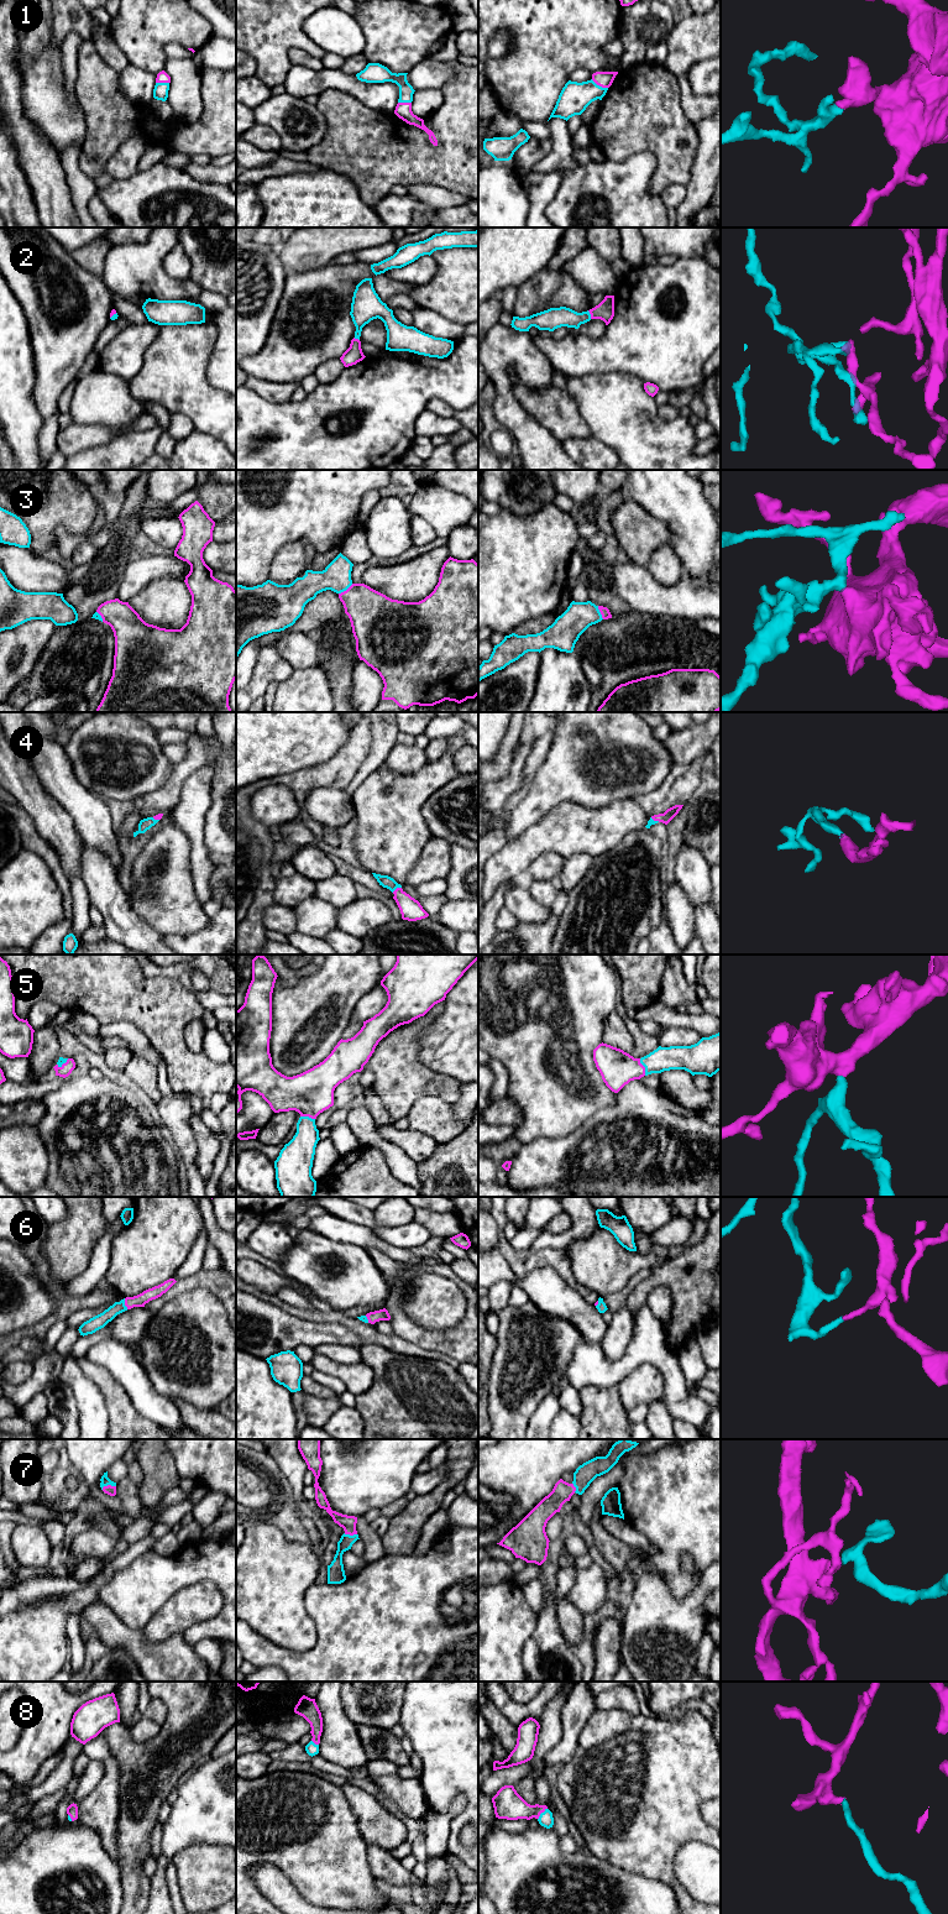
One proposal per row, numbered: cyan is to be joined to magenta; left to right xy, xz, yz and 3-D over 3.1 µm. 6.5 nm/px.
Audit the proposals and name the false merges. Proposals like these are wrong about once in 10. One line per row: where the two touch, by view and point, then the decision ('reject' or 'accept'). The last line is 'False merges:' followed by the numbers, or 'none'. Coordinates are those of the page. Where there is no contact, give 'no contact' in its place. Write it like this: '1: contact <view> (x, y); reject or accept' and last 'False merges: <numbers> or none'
1: contact yz (600, 85); accept
2: contact yz (590, 313); accept
3: contact xz (346, 590); accept
4: contact xz (397, 888); accept
5: contact yz (644, 1067); accept
6: contact xy (125, 1303); accept
7: contact xy (108, 1485); accept
8: contact yz (540, 1813); accept
False merges: none

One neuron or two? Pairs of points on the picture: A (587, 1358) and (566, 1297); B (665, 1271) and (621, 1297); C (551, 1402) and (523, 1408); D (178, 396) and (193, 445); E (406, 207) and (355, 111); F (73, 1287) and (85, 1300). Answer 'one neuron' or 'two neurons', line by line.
A: two neurons
B: two neurons
C: two neurons
D: two neurons
E: two neurons
F: two neurons

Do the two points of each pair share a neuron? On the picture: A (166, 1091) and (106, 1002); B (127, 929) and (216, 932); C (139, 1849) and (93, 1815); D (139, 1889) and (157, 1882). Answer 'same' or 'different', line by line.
A: different
B: different
C: different
D: different

